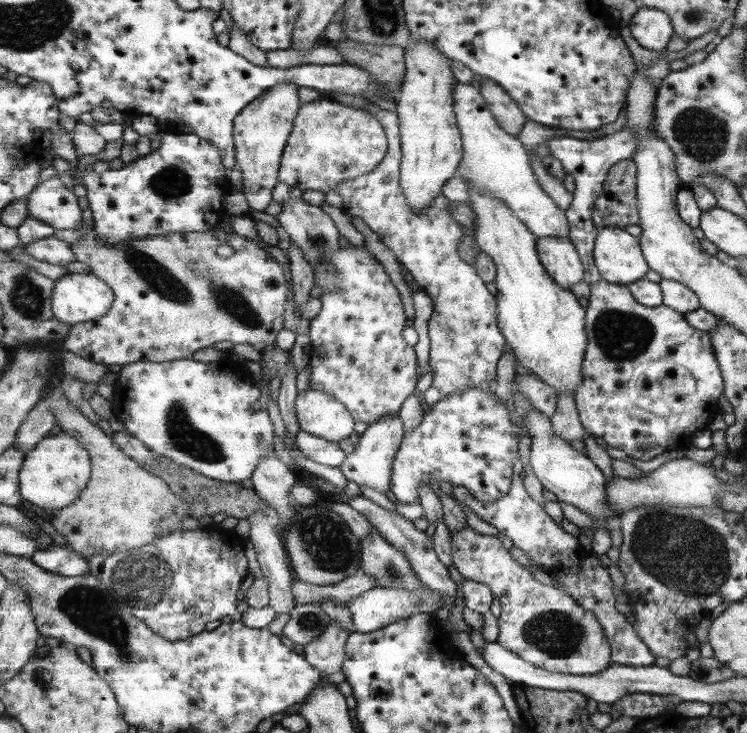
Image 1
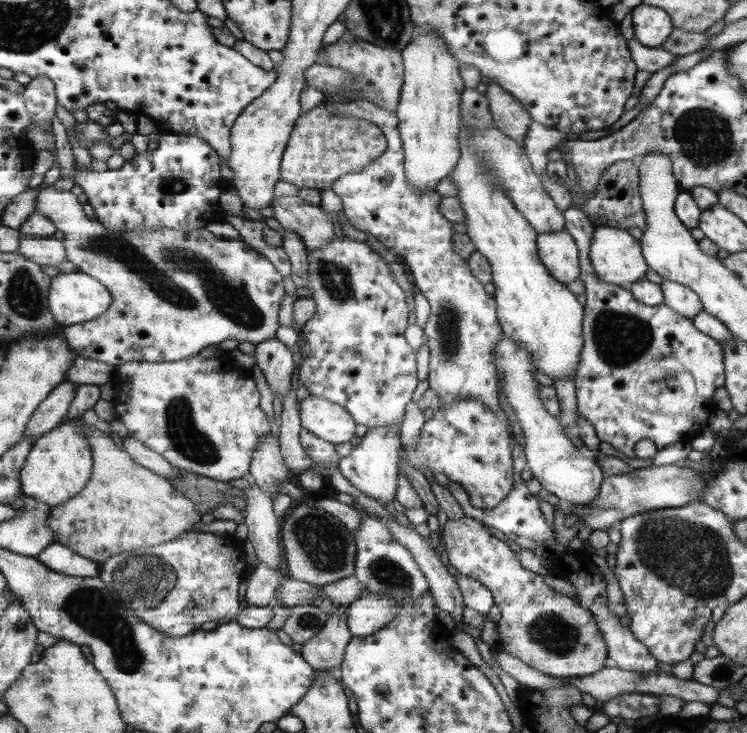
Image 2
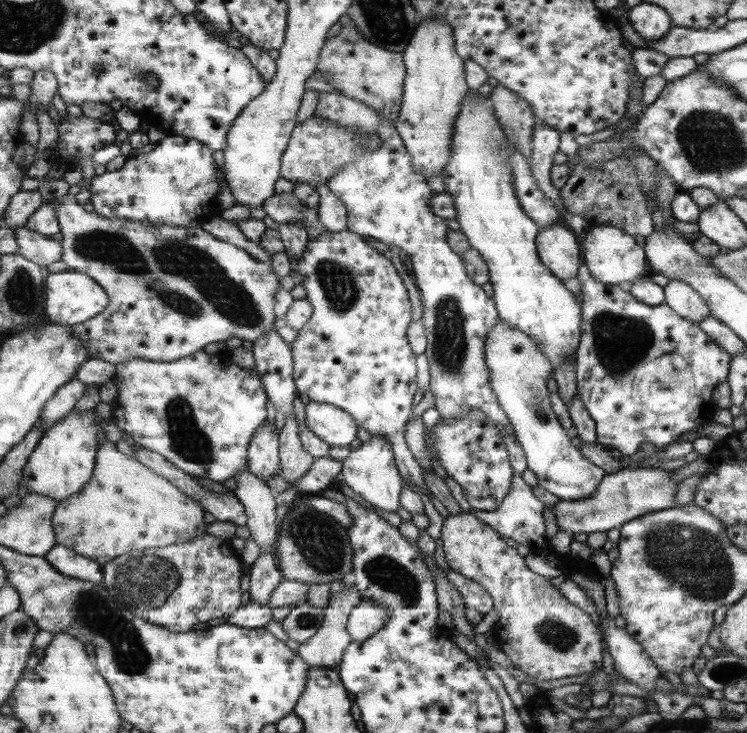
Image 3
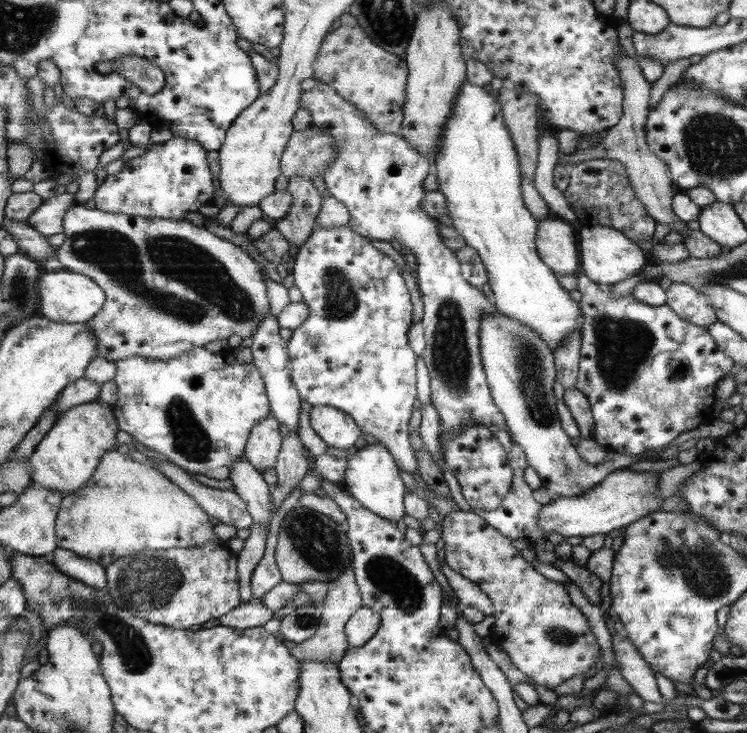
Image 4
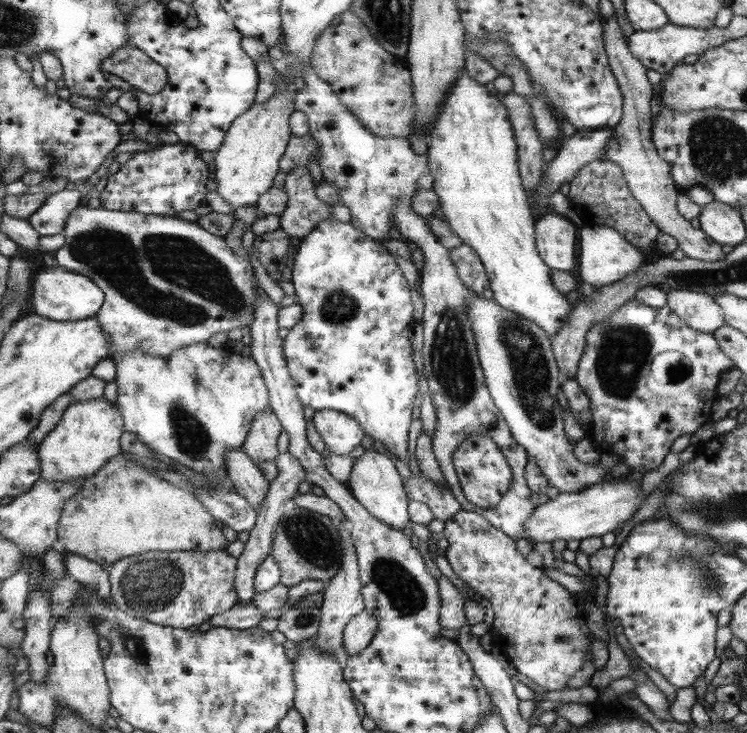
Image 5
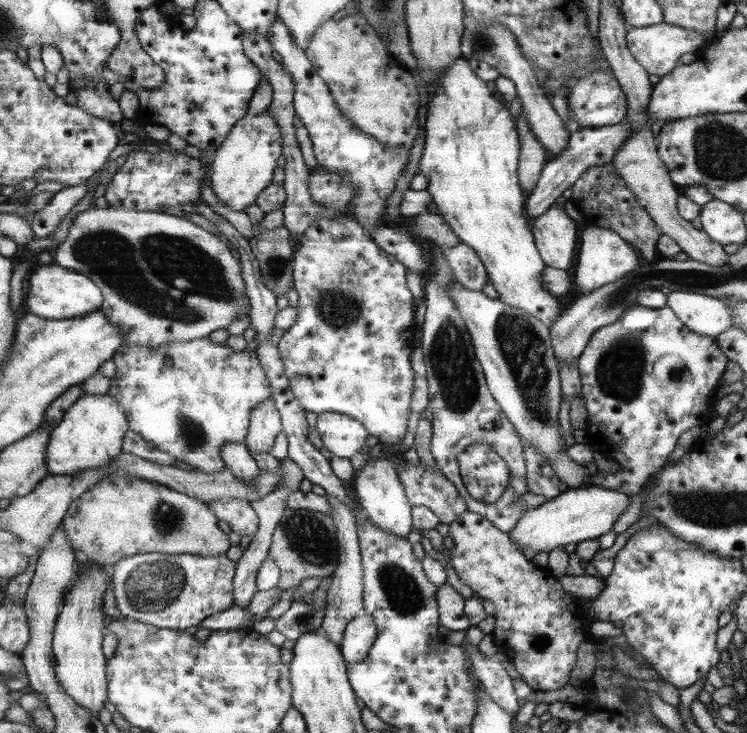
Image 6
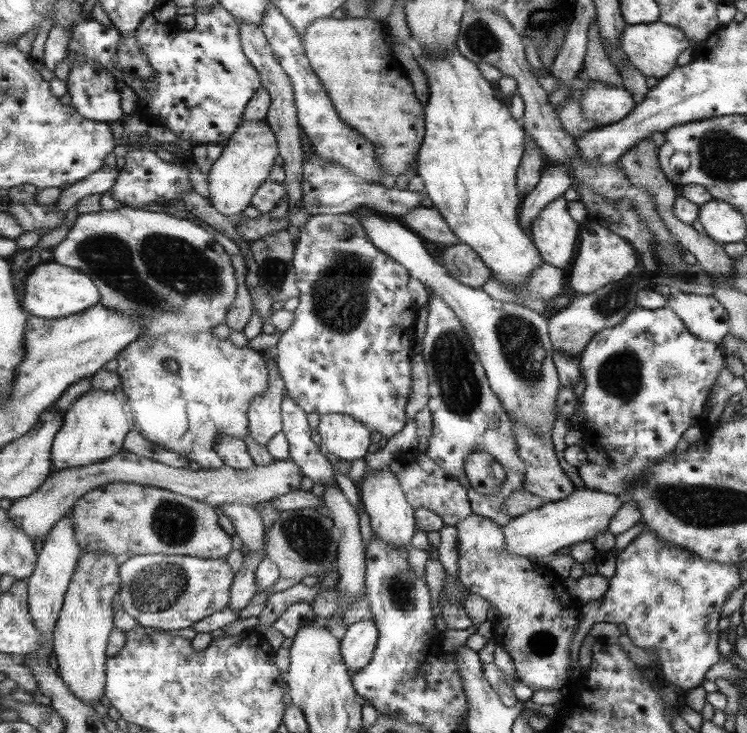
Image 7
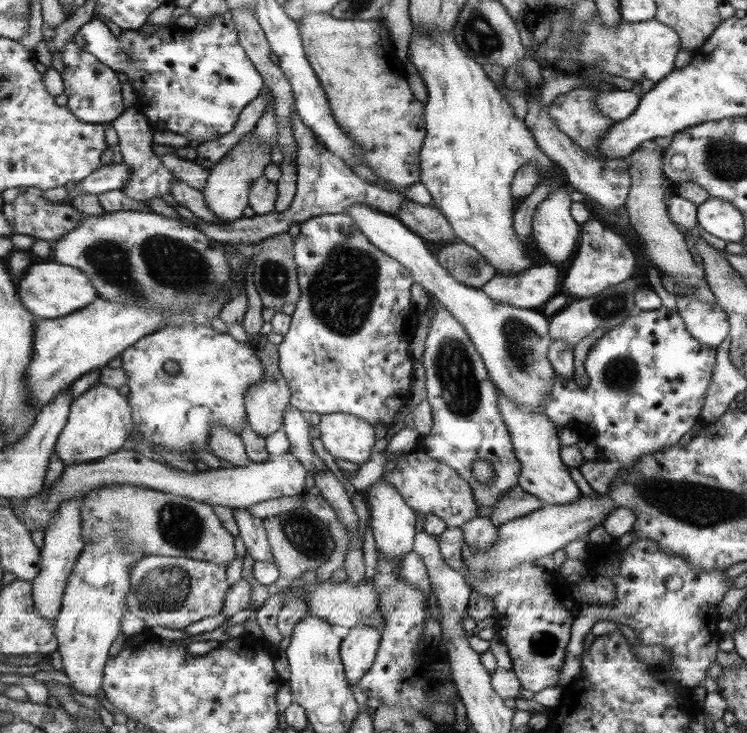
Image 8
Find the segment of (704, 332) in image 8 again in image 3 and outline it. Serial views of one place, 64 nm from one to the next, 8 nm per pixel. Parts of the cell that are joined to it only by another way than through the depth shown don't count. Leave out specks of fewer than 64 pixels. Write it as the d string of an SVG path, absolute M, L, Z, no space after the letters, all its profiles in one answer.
M670 280L663 288L664 304L683 317L683 320L699 324L705 316L709 316L709 309L703 299L683 281Z

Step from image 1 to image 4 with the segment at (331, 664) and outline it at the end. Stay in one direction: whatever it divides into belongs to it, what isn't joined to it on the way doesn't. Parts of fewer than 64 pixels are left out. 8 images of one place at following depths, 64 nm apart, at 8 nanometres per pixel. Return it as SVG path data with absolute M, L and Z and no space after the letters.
M347 566L346 570L338 578L329 583L325 599L320 605L320 621L313 636L301 643L296 643L295 648L291 652L295 652L295 656L299 656L299 660L338 664L350 645L344 633L346 622L351 614L362 605L360 592L354 579L354 572L350 566Z

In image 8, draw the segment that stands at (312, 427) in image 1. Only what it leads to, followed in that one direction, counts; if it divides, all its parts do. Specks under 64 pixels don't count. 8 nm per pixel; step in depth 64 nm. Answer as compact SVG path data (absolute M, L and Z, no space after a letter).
M333 413L320 415L319 440L333 459L360 465L369 459L373 426L357 416Z

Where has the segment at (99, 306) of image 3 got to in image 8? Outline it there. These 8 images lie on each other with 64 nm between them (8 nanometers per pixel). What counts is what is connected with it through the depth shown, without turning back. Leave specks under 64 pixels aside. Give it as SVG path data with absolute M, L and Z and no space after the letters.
M50 259L41 264L30 264L23 272L19 283L19 297L22 305L32 316L43 319L59 319L71 312L82 310L98 299L97 290L91 284L89 277L77 268L58 264Z

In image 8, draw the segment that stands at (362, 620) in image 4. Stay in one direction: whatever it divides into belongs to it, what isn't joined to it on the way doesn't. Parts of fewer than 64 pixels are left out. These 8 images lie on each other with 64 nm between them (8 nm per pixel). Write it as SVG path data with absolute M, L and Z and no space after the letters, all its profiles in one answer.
M369 625L351 627L341 638L341 659L348 683L356 682L373 662L380 631Z

